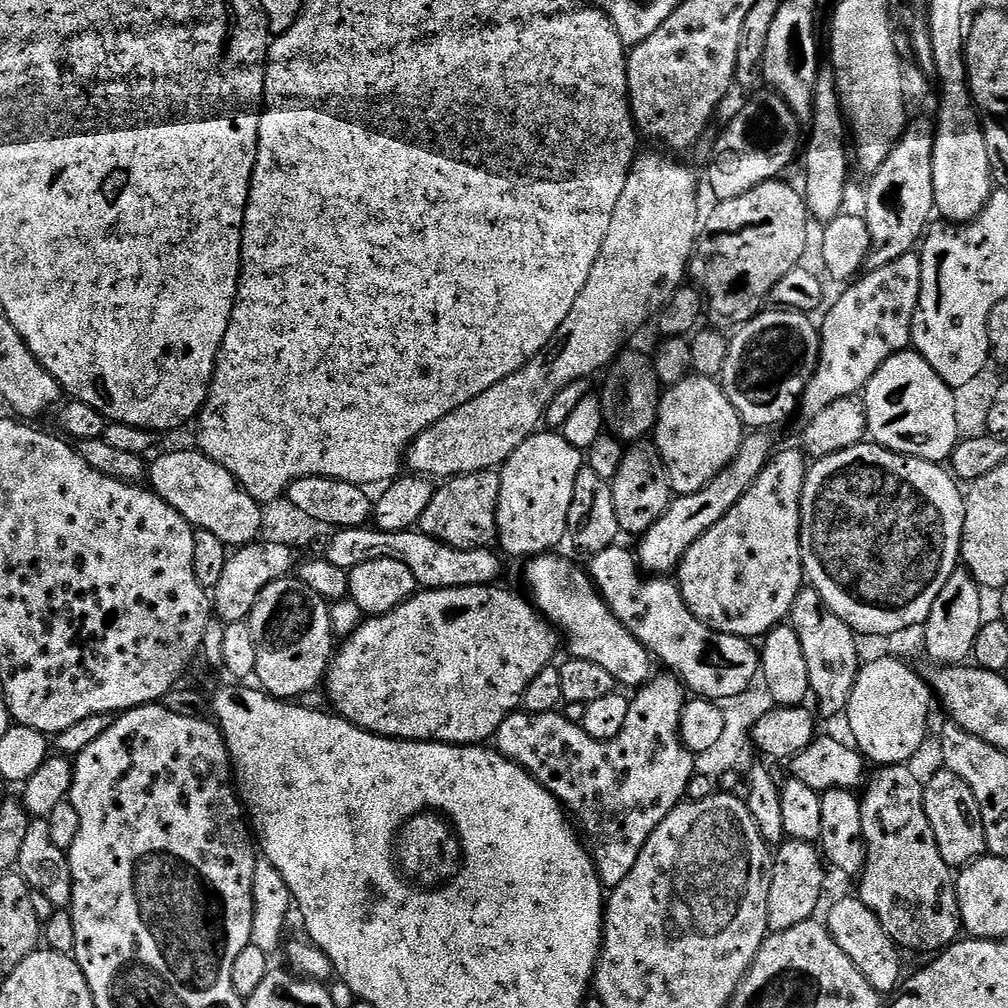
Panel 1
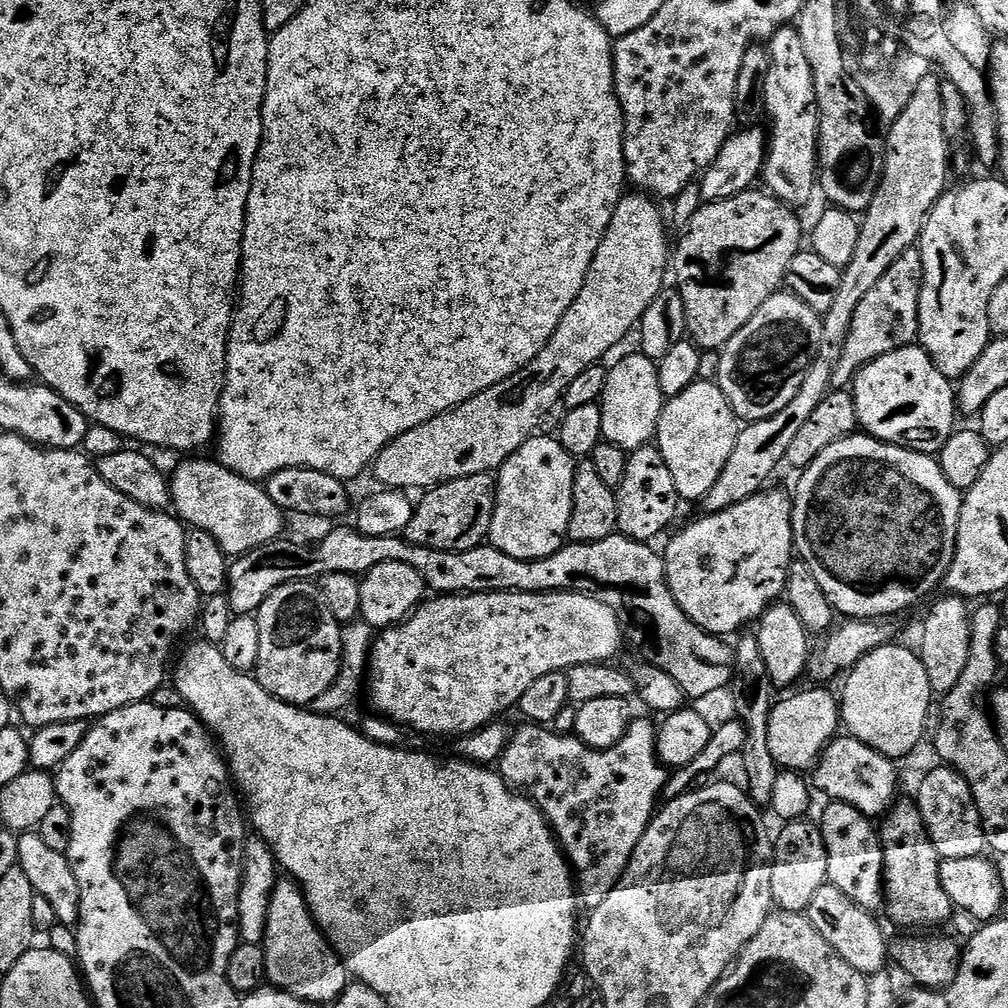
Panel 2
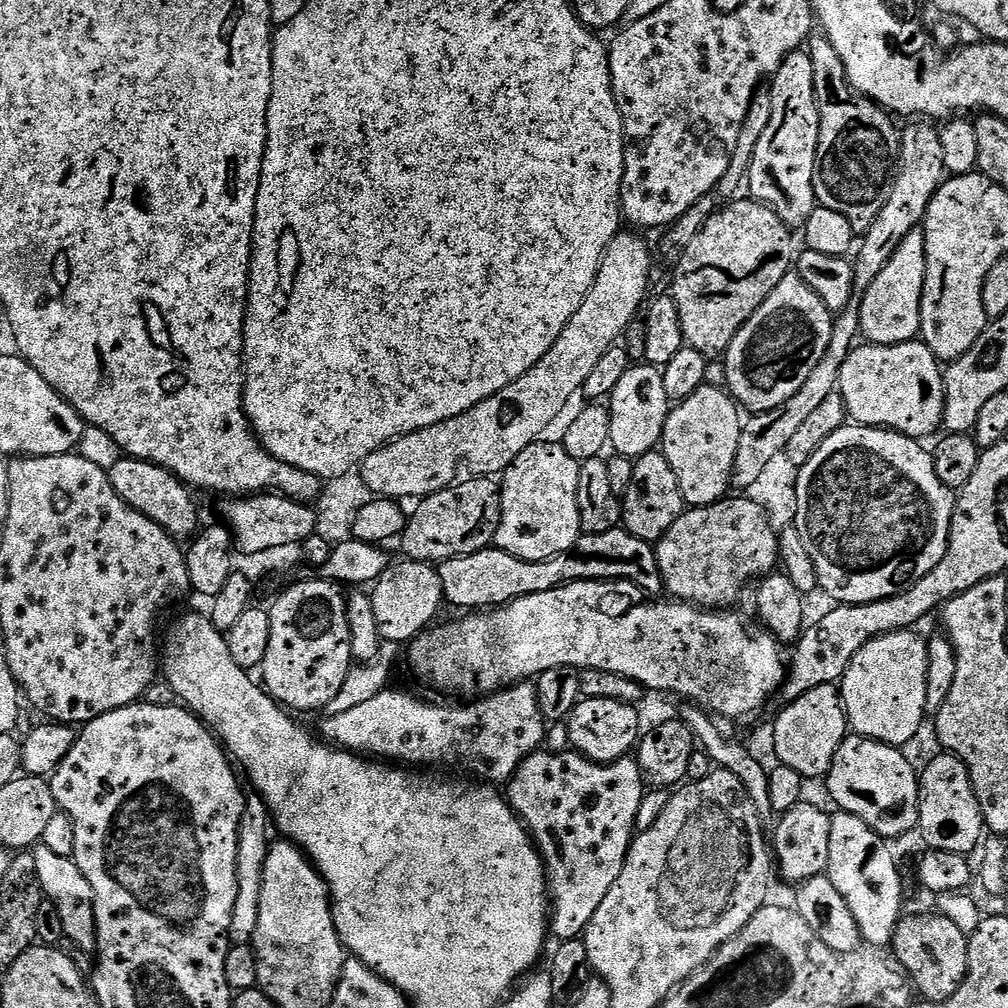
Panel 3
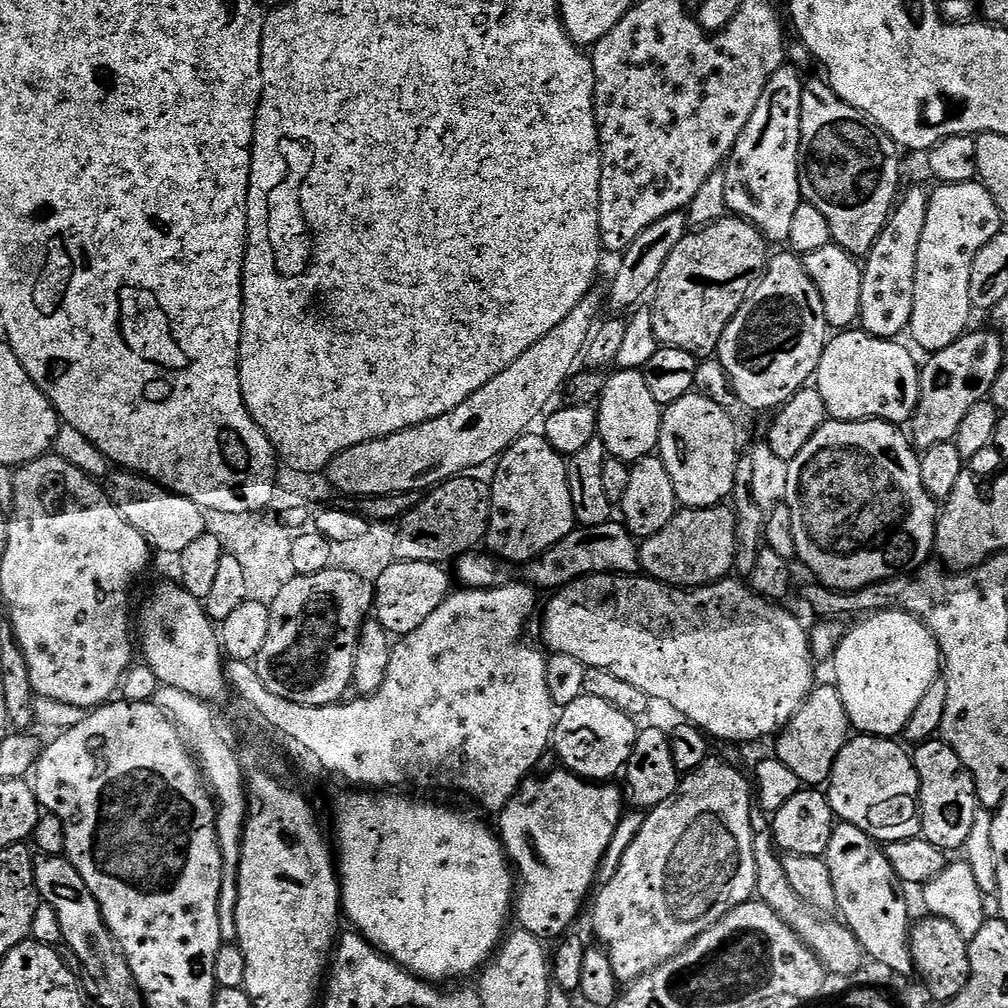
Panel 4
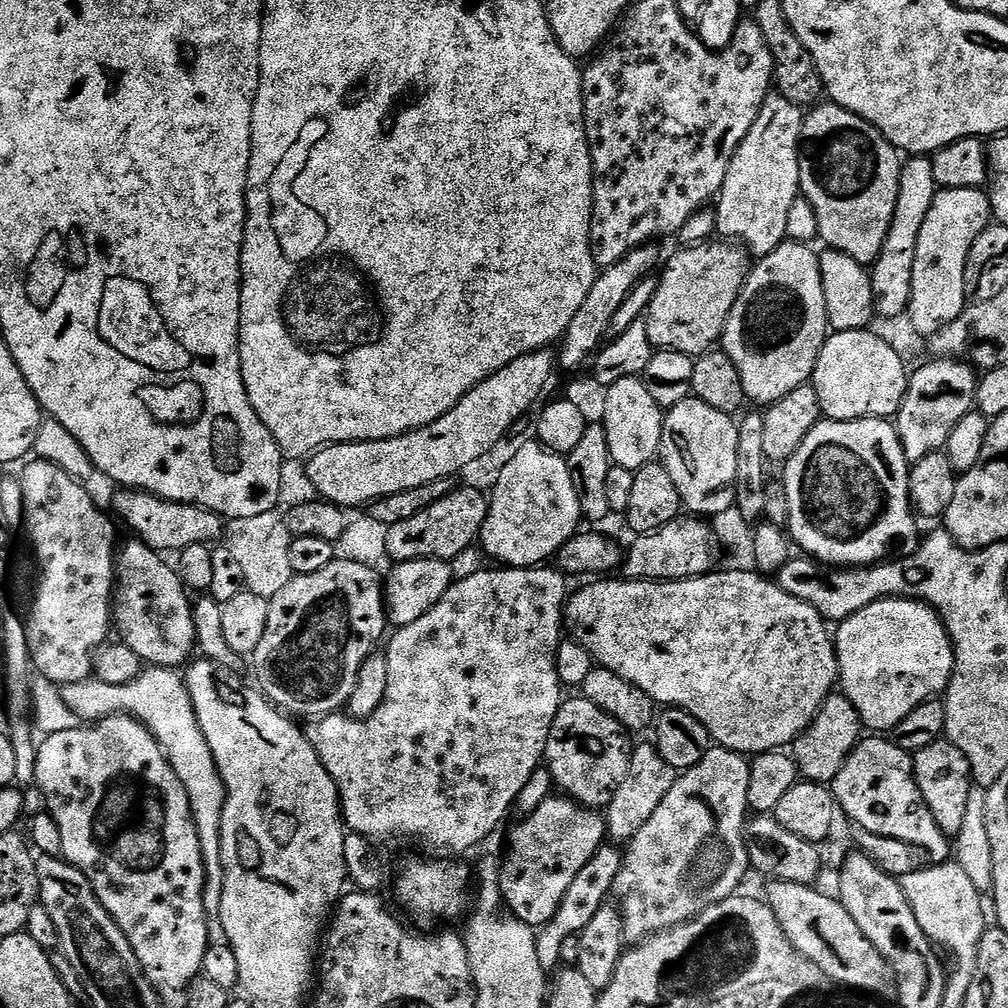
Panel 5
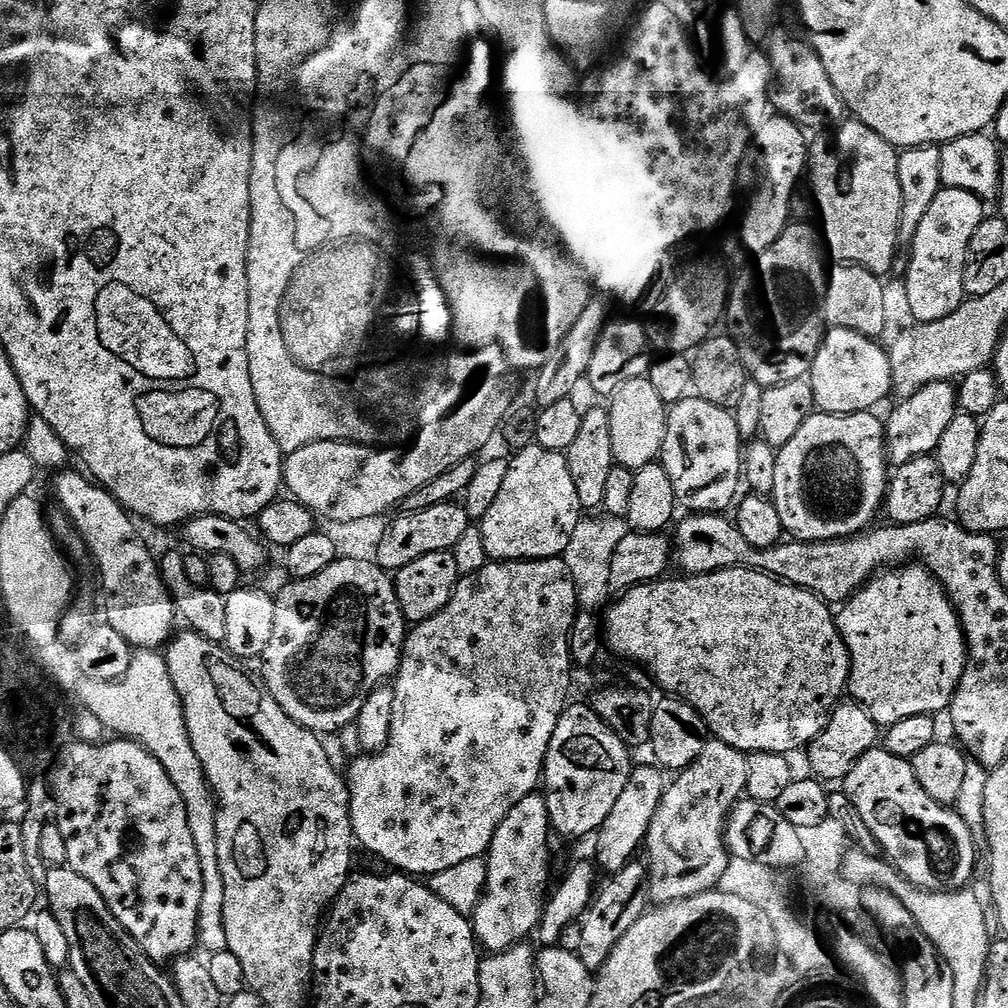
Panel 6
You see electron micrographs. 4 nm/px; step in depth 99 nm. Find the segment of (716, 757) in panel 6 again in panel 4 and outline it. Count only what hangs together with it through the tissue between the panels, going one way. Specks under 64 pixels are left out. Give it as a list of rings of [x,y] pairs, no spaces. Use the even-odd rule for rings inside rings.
[[[705,759],[704,763],[681,779],[680,787],[676,789],[676,794],[671,796],[666,802],[662,802],[657,808],[651,809],[643,817],[643,824],[637,832],[637,836],[630,843],[629,849],[622,855],[621,865],[618,866],[614,878],[603,885],[595,893],[596,905],[592,908],[592,928],[596,931],[599,943],[610,958],[610,964],[614,966],[614,974],[622,982],[635,982],[638,977],[645,976],[652,972],[659,964],[666,963],[670,958],[674,958],[687,944],[697,940],[706,929],[714,926],[730,910],[748,903],[753,899],[756,891],[756,866],[754,858],[754,840],[751,826],[751,818],[754,815],[754,792],[750,787],[750,780],[743,776],[732,764],[727,764],[724,760]]]

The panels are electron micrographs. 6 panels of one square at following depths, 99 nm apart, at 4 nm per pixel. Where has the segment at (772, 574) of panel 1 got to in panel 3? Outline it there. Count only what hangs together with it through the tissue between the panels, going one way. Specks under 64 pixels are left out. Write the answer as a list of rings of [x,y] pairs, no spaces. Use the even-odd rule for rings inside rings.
[[[725,498],[717,502],[717,504],[711,504],[705,508],[694,508],[689,507],[687,510],[681,512],[679,518],[676,519],[670,525],[664,535],[660,537],[659,540],[655,541],[654,551],[656,554],[656,566],[660,571],[660,578],[663,584],[663,587],[668,588],[669,597],[675,598],[677,601],[686,603],[686,604],[695,604],[705,610],[720,610],[725,606],[732,606],[737,603],[737,596],[749,582],[755,581],[757,578],[767,577],[772,567],[777,567],[778,557],[780,555],[778,541],[778,532],[775,532],[768,523],[770,523],[769,517],[766,515],[763,508],[755,504],[754,501],[749,498],[742,498],[742,500],[732,500],[733,498]]]

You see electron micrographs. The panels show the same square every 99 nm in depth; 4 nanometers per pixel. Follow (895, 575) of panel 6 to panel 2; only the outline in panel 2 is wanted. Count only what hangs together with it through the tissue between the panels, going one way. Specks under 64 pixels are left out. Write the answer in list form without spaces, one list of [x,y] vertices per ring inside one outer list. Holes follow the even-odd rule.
[[[889,642],[867,652],[847,673],[844,693],[840,692],[840,718],[847,735],[861,740],[886,757],[908,756],[920,744],[934,693],[919,655]]]

